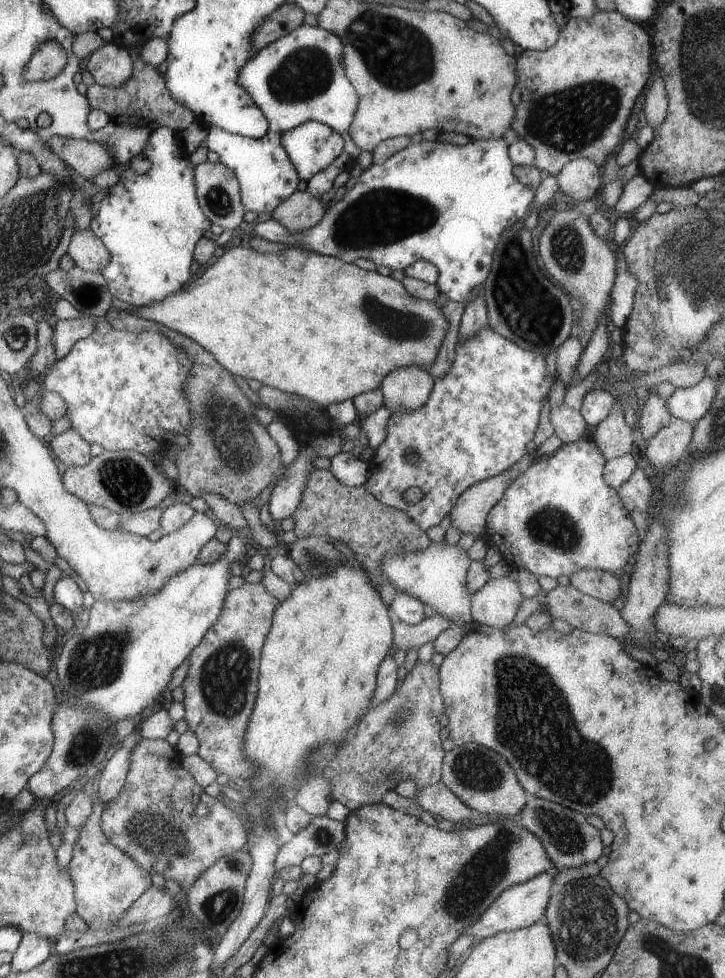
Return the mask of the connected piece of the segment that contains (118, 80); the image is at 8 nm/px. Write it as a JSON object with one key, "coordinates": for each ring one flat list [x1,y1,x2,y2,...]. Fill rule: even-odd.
{"coordinates":[[106,43,89,55,87,70,102,87,121,87,131,78,134,63,126,47]]}

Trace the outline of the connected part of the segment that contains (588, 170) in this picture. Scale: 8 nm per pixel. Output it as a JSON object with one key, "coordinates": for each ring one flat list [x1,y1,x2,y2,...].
{"coordinates":[[574,159,557,174,559,187,573,202,588,200,601,192,601,169,588,159]]}

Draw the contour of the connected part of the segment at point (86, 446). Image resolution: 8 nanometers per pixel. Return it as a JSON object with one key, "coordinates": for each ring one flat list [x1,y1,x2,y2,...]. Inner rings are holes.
{"coordinates":[[73,428,47,440,54,454,66,465,84,466,90,462,90,443,84,440]]}

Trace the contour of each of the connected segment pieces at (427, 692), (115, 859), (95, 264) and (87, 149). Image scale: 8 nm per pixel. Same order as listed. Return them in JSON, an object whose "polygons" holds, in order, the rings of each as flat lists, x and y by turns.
{"polygons":[[[417,660,395,691,362,716,356,726,356,734,340,746,338,752,322,770,323,777,331,783,333,800,340,801,353,811,369,804,380,803,387,792,394,791,404,780,414,780,418,787,441,782,445,751,442,748,443,741,440,737,442,726,438,716,445,711,445,706,439,682,439,668,430,660,427,662]],[[98,798,93,803,92,814,86,824,79,830,78,838,73,844,73,857,66,867,71,874,75,888,76,912,93,931,110,930,125,912,152,886,150,873,139,867,117,846,107,841,101,831,102,811,105,803]],[[90,228,73,232,67,254,73,258,76,267,93,273,100,273,110,258,107,246]],[[51,136,47,145,82,178,91,178,106,169,115,168,115,160,103,144,88,139]]]}

